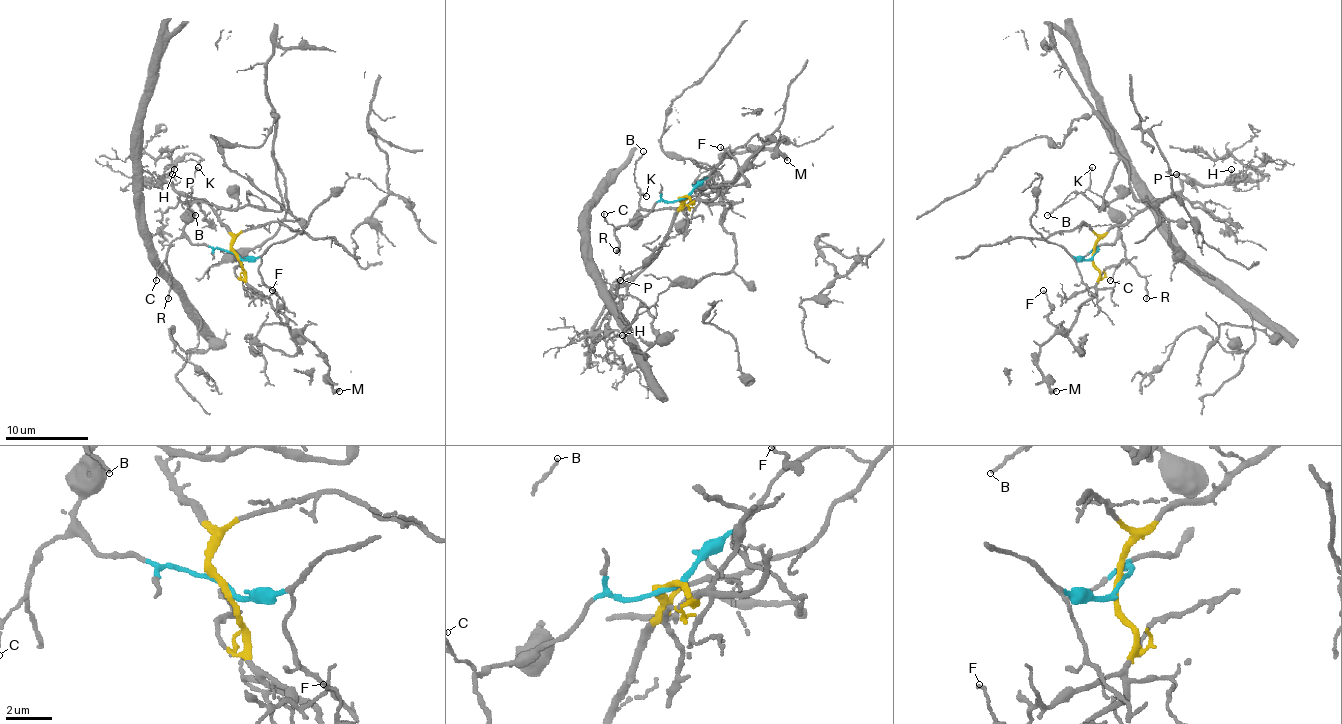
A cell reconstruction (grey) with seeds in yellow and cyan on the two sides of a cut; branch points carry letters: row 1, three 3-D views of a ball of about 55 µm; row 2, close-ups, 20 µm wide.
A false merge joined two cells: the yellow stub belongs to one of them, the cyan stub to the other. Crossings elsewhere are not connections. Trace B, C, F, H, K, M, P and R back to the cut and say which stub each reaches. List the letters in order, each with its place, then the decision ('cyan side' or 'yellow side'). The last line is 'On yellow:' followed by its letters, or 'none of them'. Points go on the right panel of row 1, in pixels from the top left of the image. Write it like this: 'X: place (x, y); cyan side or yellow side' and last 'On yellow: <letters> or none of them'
B: place (1047, 215); cyan side
C: place (1110, 280); cyan side
F: place (1043, 290); yellow side
H: place (1231, 169); yellow side
K: place (1092, 167); cyan side
M: place (1056, 391); yellow side
P: place (1176, 174); yellow side
R: place (1146, 298); cyan side
On yellow: F, H, M, P

